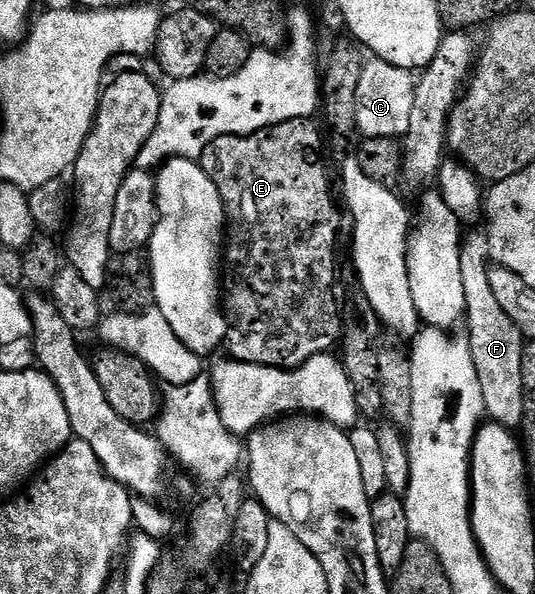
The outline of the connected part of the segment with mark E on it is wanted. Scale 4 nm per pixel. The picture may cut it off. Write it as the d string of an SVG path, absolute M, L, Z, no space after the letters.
M313 118L293 119L260 129L251 135L221 135L204 149L201 165L204 173L216 185L226 209L224 228L224 314L226 317L226 338L224 347L229 358L237 363L255 363L265 367L299 367L312 357L327 354L330 346L340 339L340 303L330 294L334 291L334 242L339 242L338 218L334 211L334 195L330 192L330 179L326 176L326 167L322 164L322 131L314 124Z

